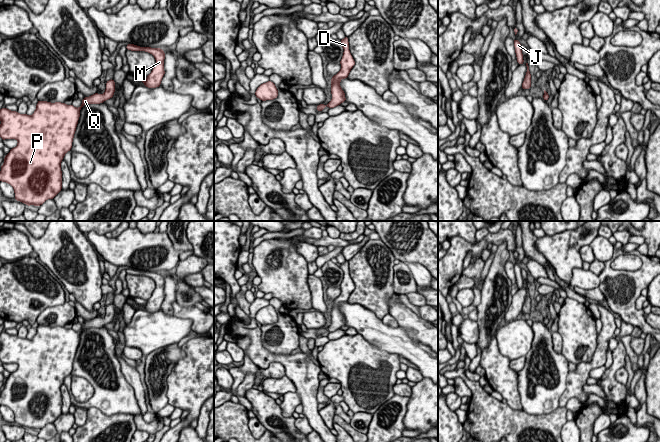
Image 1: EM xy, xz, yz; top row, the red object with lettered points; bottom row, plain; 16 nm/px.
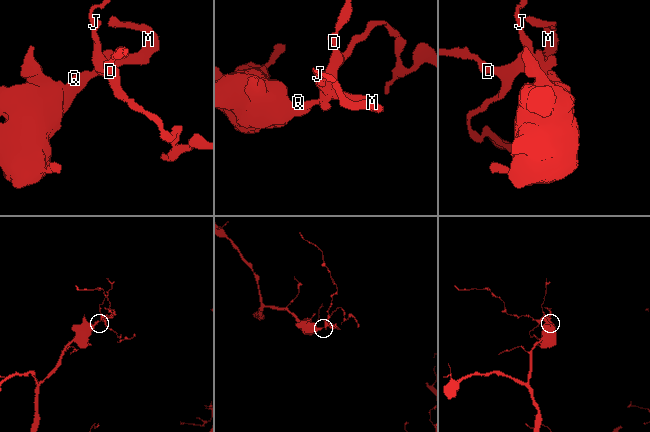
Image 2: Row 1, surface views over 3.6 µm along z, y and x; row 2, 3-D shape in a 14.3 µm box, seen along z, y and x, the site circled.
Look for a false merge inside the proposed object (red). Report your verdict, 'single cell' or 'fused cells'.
single cell

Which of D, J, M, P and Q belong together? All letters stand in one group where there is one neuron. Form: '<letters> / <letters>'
D J M P Q

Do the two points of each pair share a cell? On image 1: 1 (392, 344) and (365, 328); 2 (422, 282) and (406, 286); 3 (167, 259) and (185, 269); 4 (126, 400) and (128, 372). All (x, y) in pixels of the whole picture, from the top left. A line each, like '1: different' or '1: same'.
1: same
2: different
3: different
4: different

